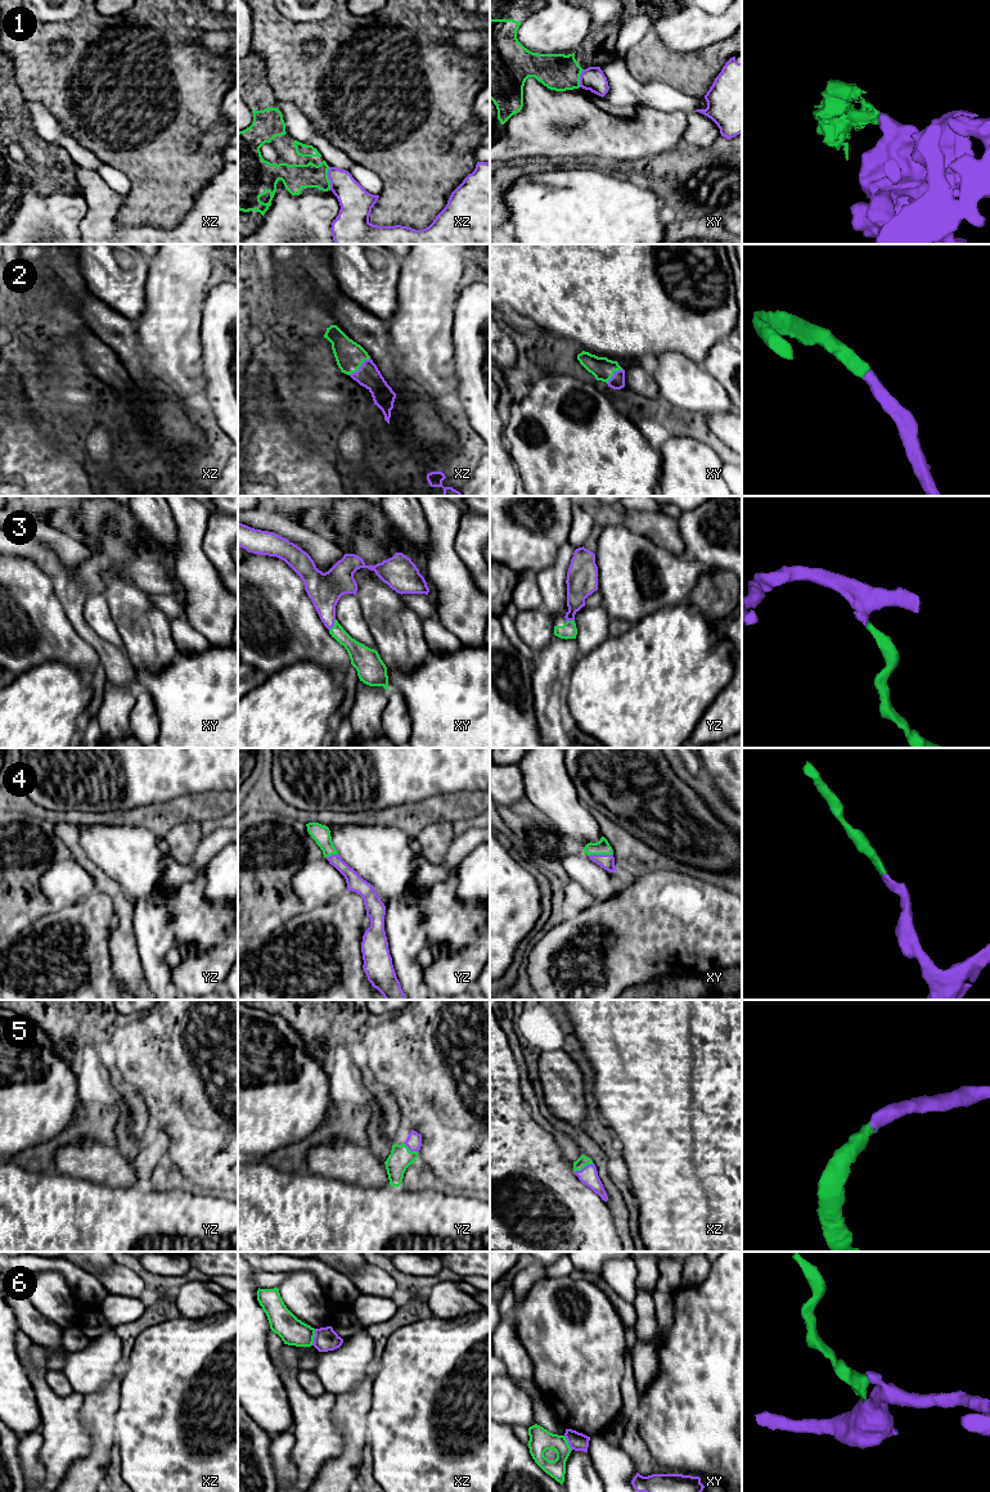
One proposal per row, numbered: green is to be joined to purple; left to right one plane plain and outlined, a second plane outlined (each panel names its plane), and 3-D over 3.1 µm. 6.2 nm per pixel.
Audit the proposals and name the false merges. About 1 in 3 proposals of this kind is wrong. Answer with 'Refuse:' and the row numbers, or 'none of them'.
Refuse: 1, 6

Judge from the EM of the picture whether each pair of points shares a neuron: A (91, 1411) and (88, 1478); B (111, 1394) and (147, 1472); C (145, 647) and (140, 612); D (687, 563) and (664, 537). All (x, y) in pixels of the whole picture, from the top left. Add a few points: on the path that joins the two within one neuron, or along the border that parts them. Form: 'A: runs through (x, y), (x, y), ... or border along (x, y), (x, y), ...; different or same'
A: runs through (98, 1428), (98, 1457), (95, 1461); same
B: border along (121, 1380), (120, 1403), (115, 1416), (115, 1438); different
C: runs through (145, 638), (145, 630), (140, 621); same
D: border along (652, 541), (676, 554), (684, 553); different

